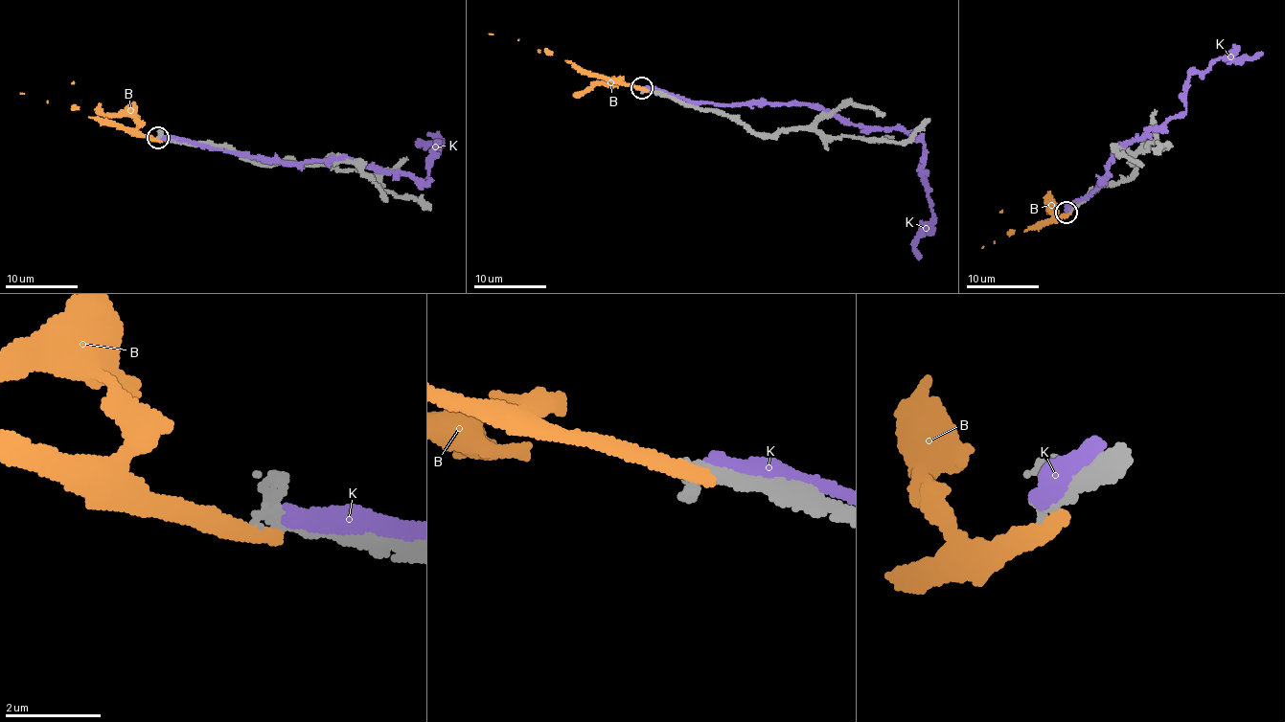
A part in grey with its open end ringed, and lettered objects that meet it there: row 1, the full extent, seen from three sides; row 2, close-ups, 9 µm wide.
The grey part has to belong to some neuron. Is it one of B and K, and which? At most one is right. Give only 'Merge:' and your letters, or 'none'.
Merge: none

